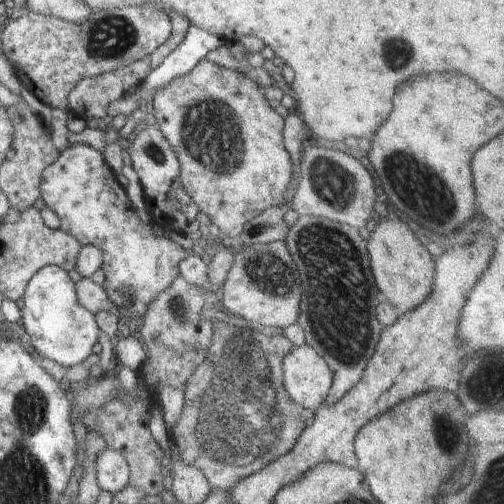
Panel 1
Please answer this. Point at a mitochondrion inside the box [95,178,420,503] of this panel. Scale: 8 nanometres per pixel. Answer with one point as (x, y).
(226, 437)

